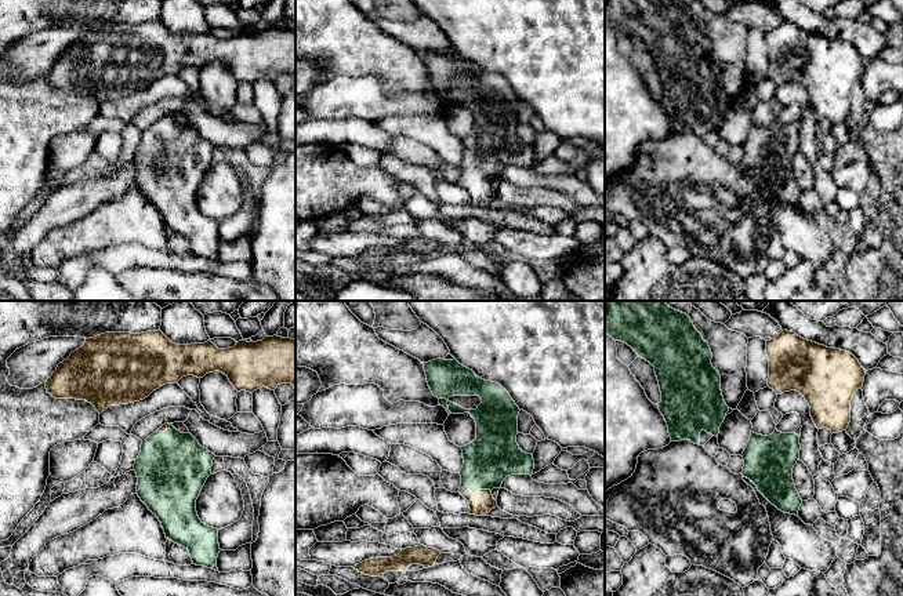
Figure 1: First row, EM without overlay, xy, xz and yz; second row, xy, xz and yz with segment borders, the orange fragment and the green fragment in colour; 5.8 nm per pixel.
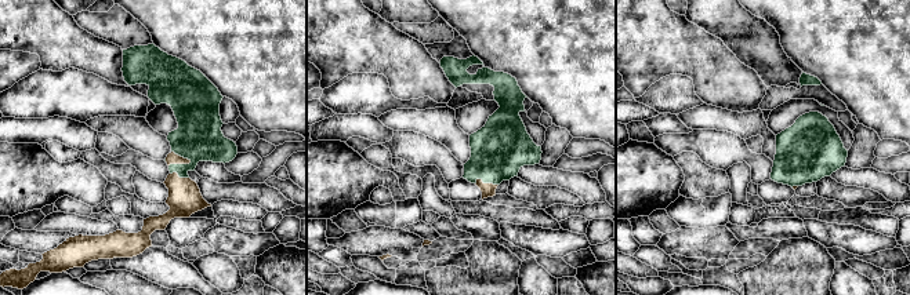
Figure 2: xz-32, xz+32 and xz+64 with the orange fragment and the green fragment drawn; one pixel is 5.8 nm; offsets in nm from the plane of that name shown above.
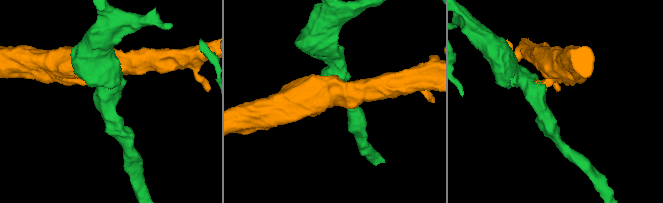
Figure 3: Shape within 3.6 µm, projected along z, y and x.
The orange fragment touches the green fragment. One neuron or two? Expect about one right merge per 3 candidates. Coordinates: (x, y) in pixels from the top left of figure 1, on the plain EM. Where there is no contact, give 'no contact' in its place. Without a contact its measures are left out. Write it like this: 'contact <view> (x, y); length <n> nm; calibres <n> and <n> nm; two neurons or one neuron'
contact xz (477, 182); length 180 nm; calibres 140 and 300 nm; one neuron

